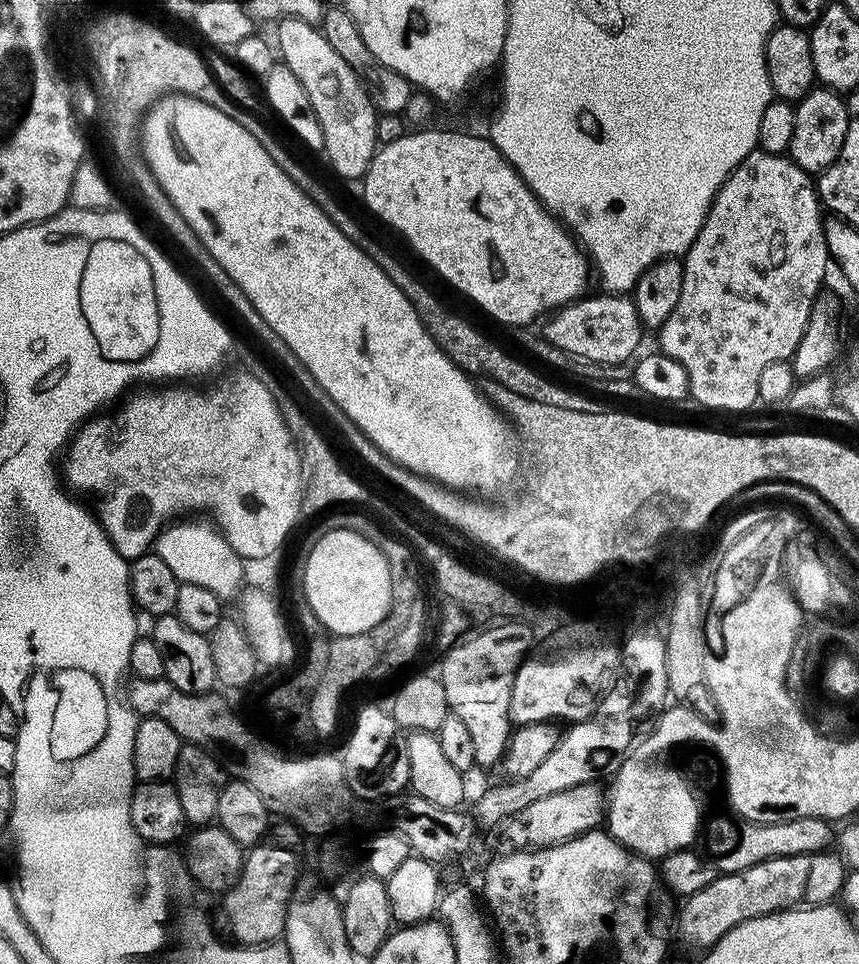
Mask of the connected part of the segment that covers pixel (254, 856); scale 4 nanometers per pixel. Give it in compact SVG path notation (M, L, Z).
M280 822L284 824L271 825L270 830L265 831L263 838L257 844L247 849L244 857L244 865L240 871L240 877L234 882L234 886L223 893L220 904L220 912L224 915L224 928L229 932L231 939L237 944L245 946L249 944L271 944L279 941L284 934L286 926L286 910L296 890L300 876L300 835L301 829L292 822Z

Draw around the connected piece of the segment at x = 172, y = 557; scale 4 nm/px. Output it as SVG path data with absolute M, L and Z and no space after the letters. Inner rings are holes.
M184 518L181 524L172 522L157 535L154 552L175 574L193 572L195 579L206 590L210 590L221 602L227 602L245 583L243 559L224 541L224 537L211 523L203 524L196 518Z

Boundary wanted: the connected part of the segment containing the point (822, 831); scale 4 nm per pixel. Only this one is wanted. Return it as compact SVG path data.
M796 818L780 820L777 824L754 824L732 820L716 820L703 833L708 848L712 851L710 863L717 873L741 872L750 866L758 866L767 860L783 856L801 856L823 852L834 840L834 828L822 818Z

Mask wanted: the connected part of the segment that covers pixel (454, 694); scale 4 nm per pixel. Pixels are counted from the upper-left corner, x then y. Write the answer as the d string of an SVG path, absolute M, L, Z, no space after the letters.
M488 630L477 631L468 638L473 640L465 639L453 644L443 653L441 660L444 661L438 669L440 681L446 690L448 711L451 715L462 718L470 733L470 742L474 744L476 764L480 766L492 764L495 760L497 763L507 747L510 735L508 703L512 693L512 679L529 651L528 640L524 636L495 636L492 632L484 631Z

